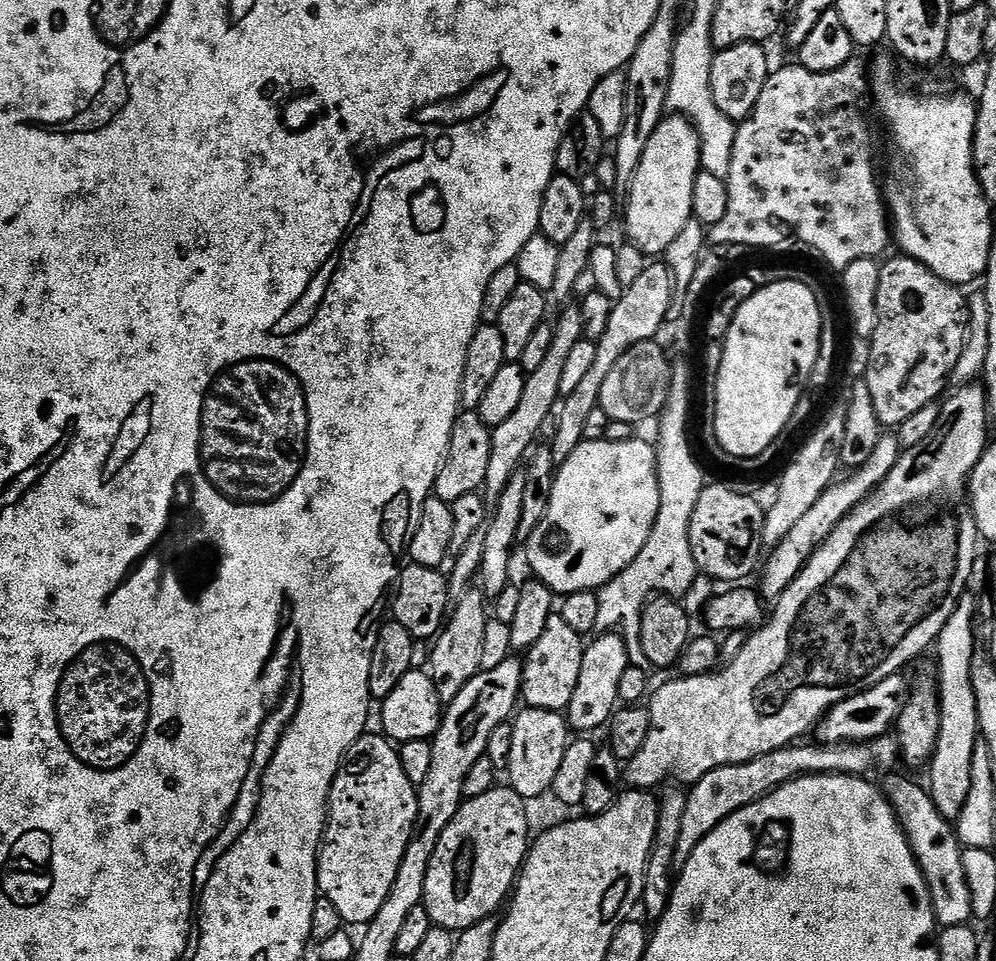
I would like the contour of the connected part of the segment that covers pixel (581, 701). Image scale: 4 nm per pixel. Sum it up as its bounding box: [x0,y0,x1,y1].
[564,633,630,734]

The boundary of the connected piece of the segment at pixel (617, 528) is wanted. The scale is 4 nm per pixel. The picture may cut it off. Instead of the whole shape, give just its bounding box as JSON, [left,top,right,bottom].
[526,438,659,597]

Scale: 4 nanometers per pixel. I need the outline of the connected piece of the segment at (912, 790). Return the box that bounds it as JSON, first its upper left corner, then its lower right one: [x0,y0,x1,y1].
[882,774,974,928]

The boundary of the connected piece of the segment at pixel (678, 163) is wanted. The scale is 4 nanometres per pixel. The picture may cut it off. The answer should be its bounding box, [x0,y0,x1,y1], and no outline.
[622,115,701,257]

